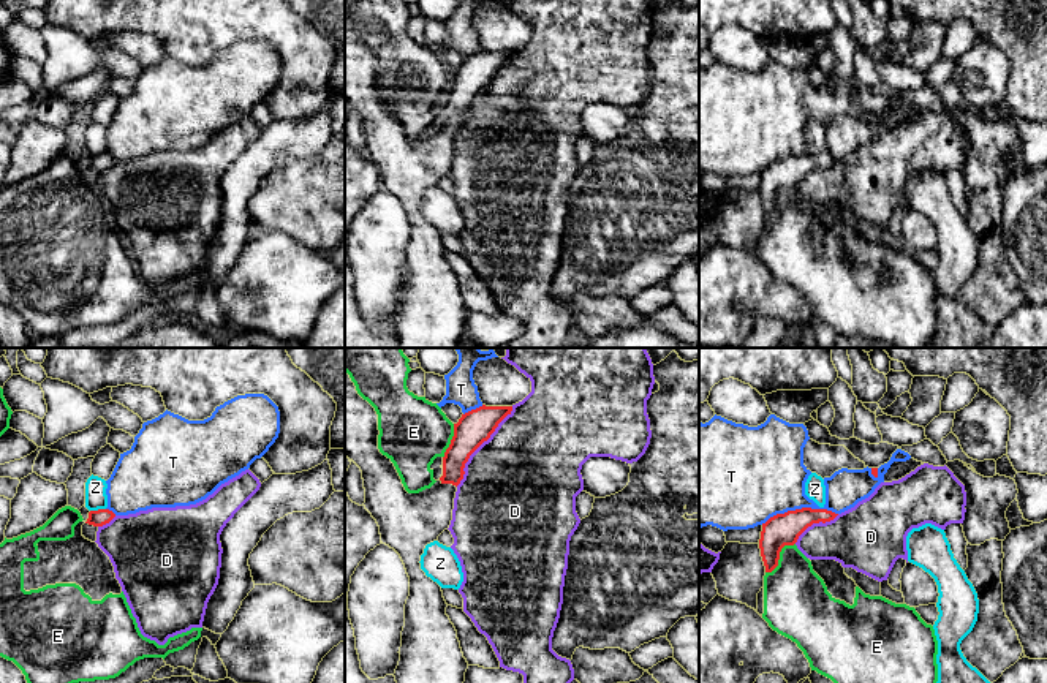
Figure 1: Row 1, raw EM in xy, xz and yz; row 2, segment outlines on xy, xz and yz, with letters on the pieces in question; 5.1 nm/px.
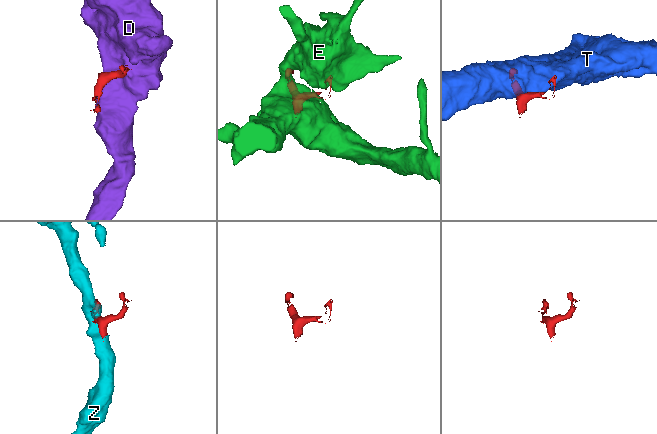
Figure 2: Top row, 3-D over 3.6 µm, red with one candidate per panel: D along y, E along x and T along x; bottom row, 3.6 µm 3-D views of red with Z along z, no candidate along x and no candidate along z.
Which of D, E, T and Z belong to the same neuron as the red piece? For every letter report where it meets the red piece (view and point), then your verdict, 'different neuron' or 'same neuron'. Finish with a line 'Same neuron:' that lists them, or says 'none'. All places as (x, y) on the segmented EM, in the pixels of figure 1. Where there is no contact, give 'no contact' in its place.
D: xz (480, 445) | different neuron
E: yz (778, 557) | different neuron
T: yz (799, 509) | different neuron
Z: xy (98, 509) | different neuron
Same neuron: none

